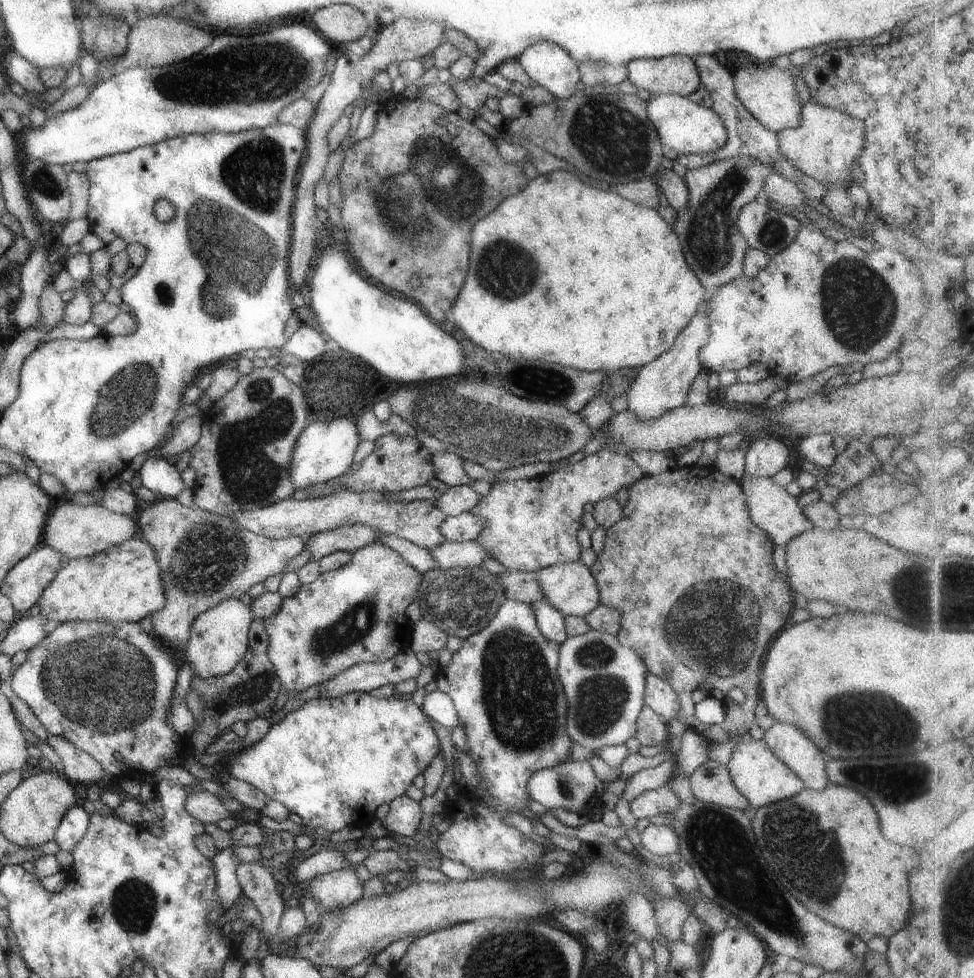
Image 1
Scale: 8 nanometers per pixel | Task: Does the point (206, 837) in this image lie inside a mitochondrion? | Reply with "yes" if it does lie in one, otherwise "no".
no

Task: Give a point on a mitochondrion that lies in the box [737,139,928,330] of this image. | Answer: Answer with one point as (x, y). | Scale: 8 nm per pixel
(773, 233)

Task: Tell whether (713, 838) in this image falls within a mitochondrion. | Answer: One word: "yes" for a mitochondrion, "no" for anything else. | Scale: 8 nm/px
yes

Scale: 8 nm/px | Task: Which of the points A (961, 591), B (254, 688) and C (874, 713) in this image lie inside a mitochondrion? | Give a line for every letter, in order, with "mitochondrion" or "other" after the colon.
A: mitochondrion
B: mitochondrion
C: mitochondrion

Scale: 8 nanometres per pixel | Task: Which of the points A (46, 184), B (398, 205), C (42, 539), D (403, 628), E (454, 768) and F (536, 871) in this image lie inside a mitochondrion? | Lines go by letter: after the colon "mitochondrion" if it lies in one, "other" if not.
A: mitochondrion
B: mitochondrion
C: other
D: mitochondrion
E: other
F: other

